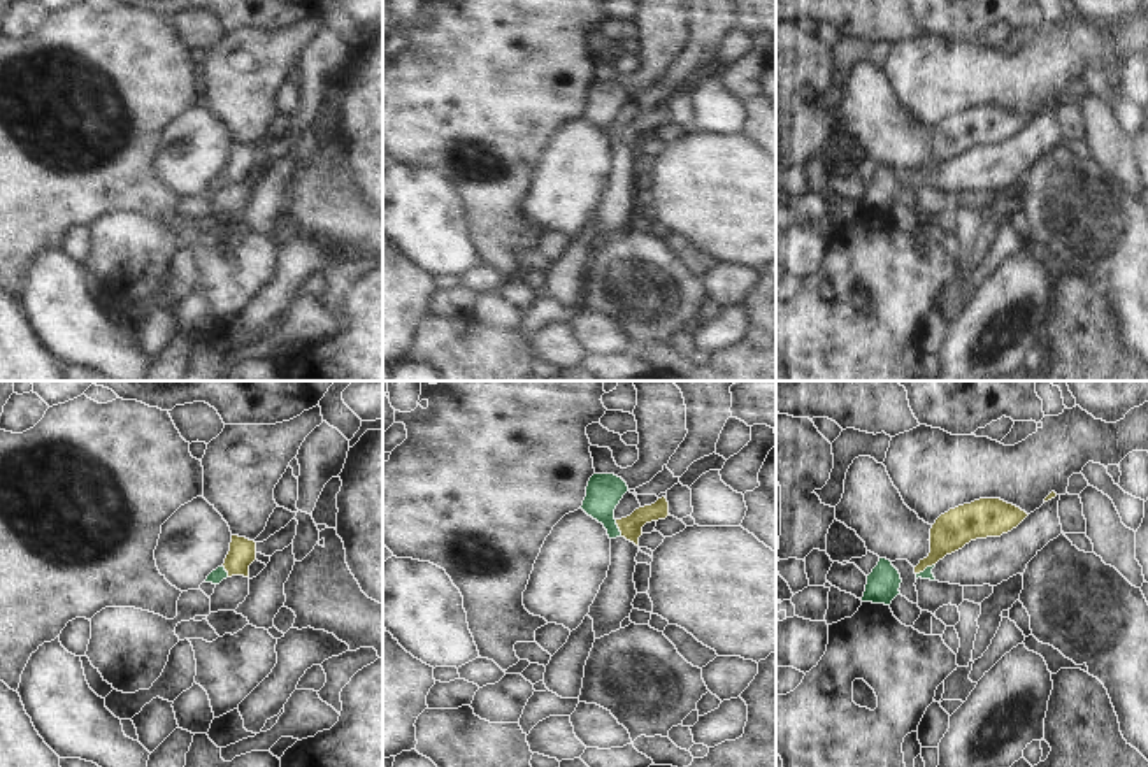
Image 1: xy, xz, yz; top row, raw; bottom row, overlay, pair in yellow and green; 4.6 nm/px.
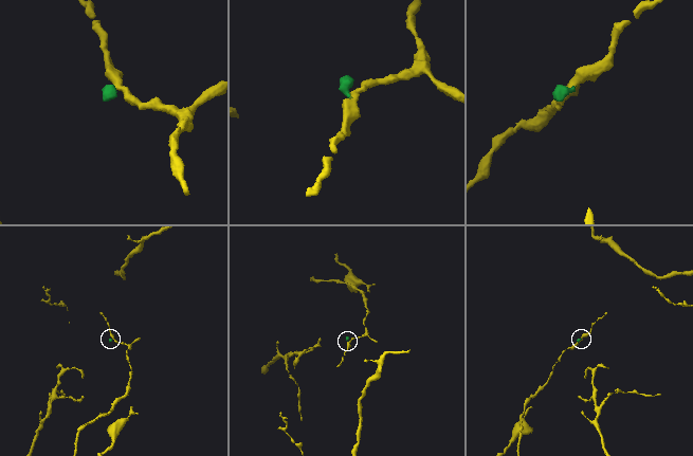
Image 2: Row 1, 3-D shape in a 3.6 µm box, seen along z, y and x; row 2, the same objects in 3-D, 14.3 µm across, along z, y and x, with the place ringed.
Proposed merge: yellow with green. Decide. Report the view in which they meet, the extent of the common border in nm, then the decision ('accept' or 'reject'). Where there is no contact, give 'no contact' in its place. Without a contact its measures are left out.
contact in xz; length 90 nm; reject

